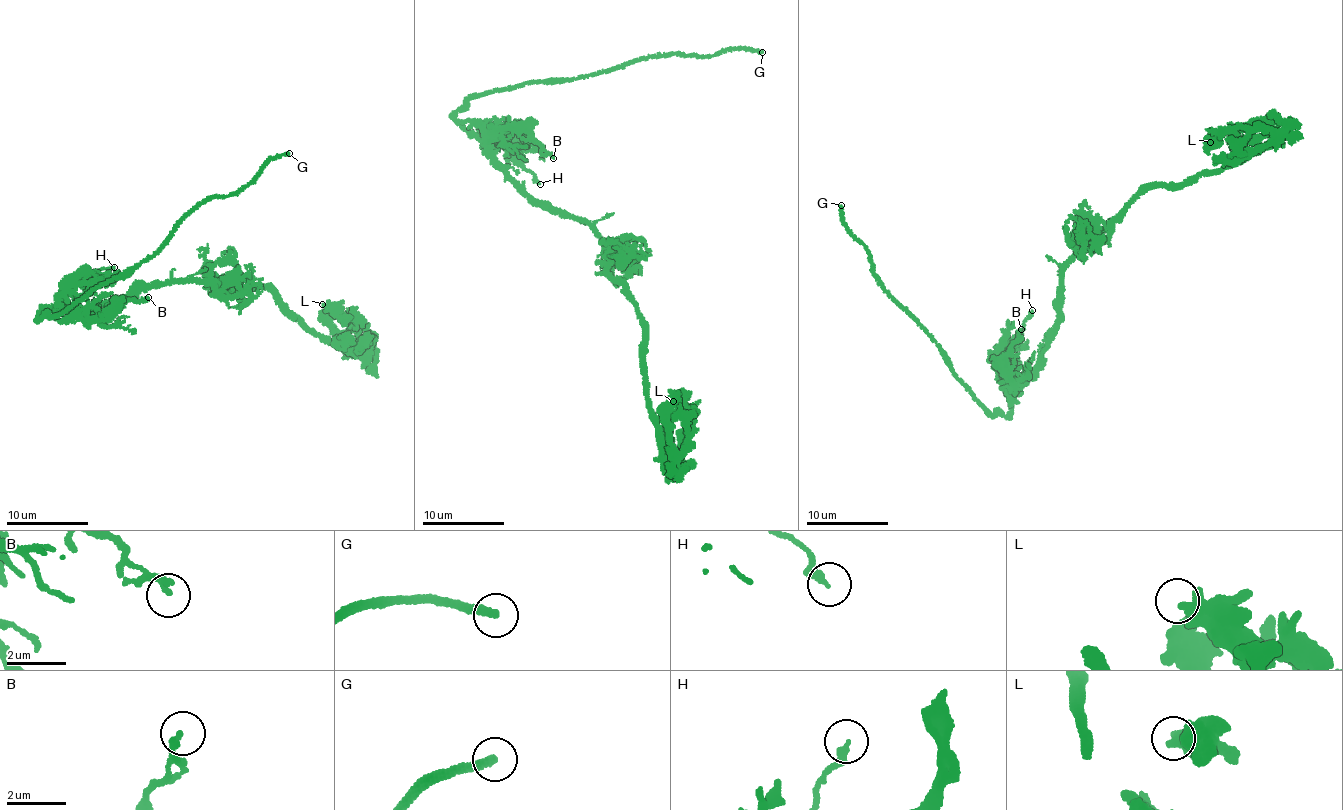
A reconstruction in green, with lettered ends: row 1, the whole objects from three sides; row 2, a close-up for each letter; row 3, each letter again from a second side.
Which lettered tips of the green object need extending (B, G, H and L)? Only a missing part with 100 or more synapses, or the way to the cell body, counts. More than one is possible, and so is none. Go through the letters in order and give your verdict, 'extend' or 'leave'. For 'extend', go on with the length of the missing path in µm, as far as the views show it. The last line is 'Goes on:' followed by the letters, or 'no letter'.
B: leave
G: extend | 15 µm
H: leave
L: leave
Goes on: G

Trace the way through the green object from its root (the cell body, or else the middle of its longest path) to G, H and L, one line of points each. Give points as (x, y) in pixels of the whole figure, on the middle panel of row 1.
G: (537, 202), (455, 117), (469, 99), (527, 82), (607, 71), (659, 54), (712, 55), (739, 47), (762, 52)
H: (537, 202), (494, 160), (495, 142), (503, 143), (511, 156), (540, 184)
L: (537, 202), (590, 226), (635, 304), (669, 466), (692, 432), (673, 401)

